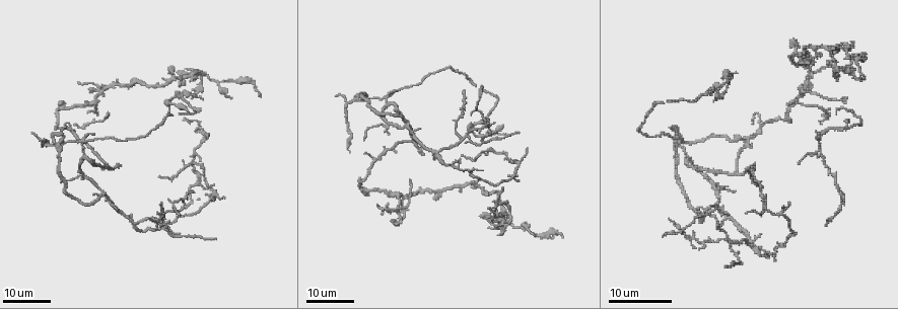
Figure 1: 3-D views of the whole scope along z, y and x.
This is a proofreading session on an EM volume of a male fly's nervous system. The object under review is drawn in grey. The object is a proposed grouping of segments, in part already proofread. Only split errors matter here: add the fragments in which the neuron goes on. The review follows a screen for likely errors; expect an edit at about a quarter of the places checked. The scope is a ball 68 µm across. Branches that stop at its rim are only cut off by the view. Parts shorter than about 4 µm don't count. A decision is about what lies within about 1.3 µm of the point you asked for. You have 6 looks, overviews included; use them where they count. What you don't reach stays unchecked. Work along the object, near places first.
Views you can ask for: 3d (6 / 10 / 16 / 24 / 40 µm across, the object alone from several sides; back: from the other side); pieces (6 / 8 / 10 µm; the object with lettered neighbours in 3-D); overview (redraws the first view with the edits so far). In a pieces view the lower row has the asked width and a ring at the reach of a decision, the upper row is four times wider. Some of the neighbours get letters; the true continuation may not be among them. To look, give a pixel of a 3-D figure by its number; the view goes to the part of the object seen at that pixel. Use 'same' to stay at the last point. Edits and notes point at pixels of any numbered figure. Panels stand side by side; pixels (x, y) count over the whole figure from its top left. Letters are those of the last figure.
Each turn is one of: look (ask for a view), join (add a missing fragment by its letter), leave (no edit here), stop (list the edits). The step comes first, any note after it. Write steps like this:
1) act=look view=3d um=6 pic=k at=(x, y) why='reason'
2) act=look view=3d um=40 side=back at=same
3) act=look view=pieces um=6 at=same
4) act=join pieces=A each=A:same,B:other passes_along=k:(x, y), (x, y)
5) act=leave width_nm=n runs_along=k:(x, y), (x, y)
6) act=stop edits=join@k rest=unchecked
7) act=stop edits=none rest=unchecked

act=look view=3d um=24 pic=1 at=(159, 175) why='end of a long branch'

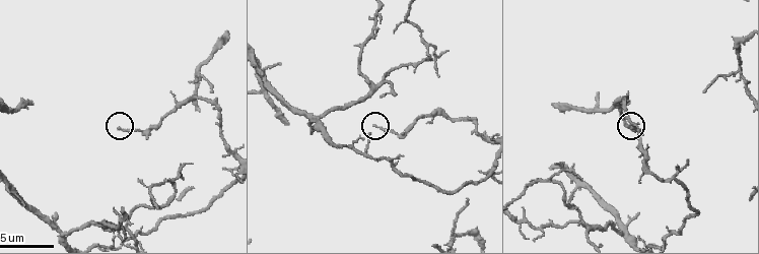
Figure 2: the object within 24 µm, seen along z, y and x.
act=look view=pieces um=6 pic=2 at=(118, 127) why='what lies round it'

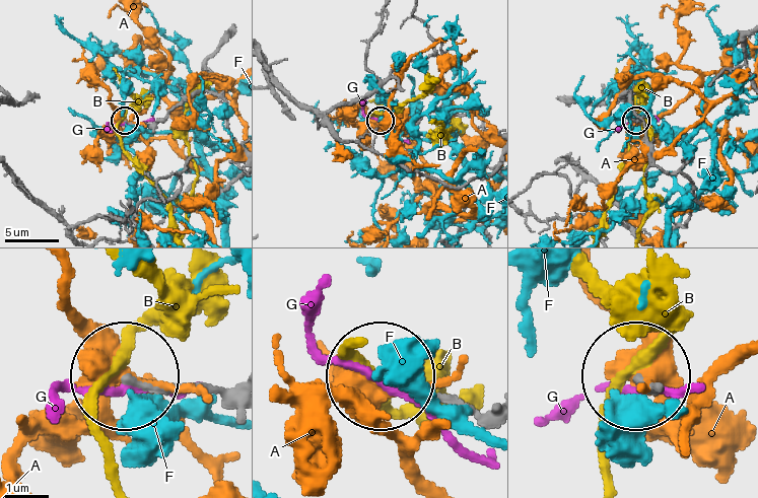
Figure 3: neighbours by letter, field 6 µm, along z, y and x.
act=leave each=A:other,B:other,F:other,G:other runs_along=3:(229, 388), (124, 381) found='no lettered fragment goes on from it'

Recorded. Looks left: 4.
act=look view=pieces um=6 pic=2 at=(286, 121) why='an open end'

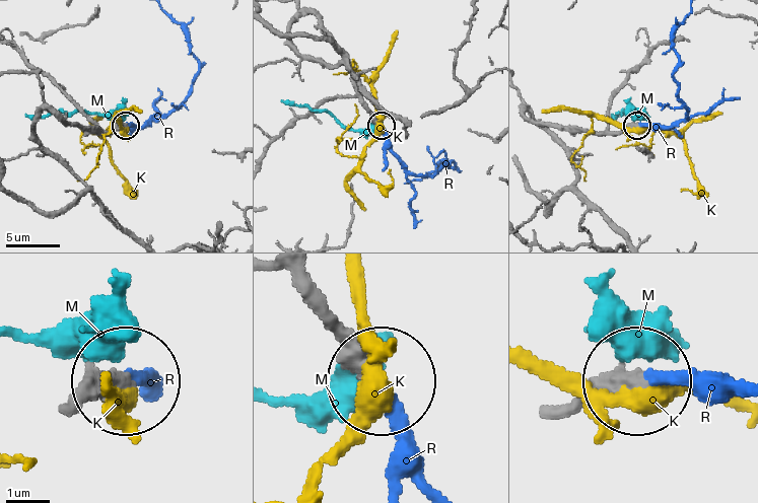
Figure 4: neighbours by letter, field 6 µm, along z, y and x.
act=join pieces=R each=K:other,M:other,R:same passes_along=4:(610, 130), (672, 127), (686, 119), (672, 48), (686, 15) found='the neuron continues'

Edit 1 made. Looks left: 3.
act=look view=3d um=16 pic=1 at=(480, 217) why='free end'

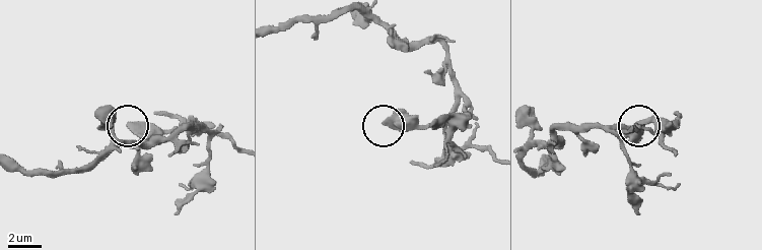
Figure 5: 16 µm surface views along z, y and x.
act=look view=pieces um=6 pic=5 at=(383, 123)

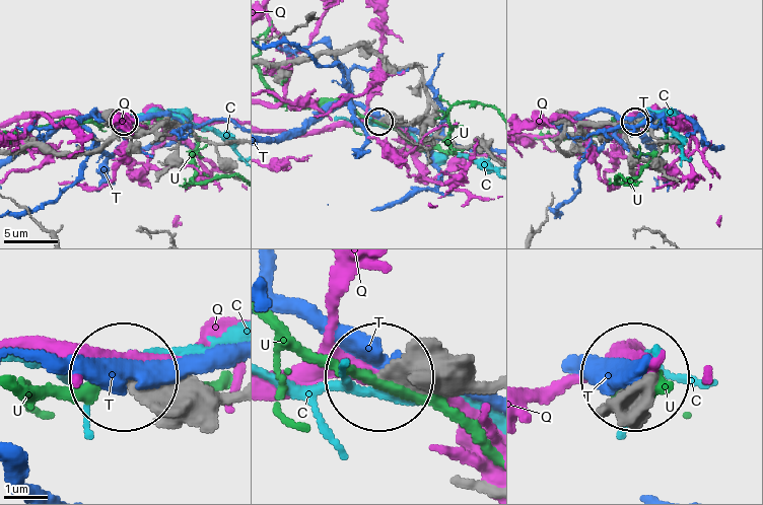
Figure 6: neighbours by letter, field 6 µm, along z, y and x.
act=leave width_nm=370 each=C:other,Q:other,T:other,U:other runs_along=6:(481, 384), (387, 377) found='no lettered fragment goes on from it'

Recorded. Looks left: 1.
act=stop edits=join@4 rest=unchecked

